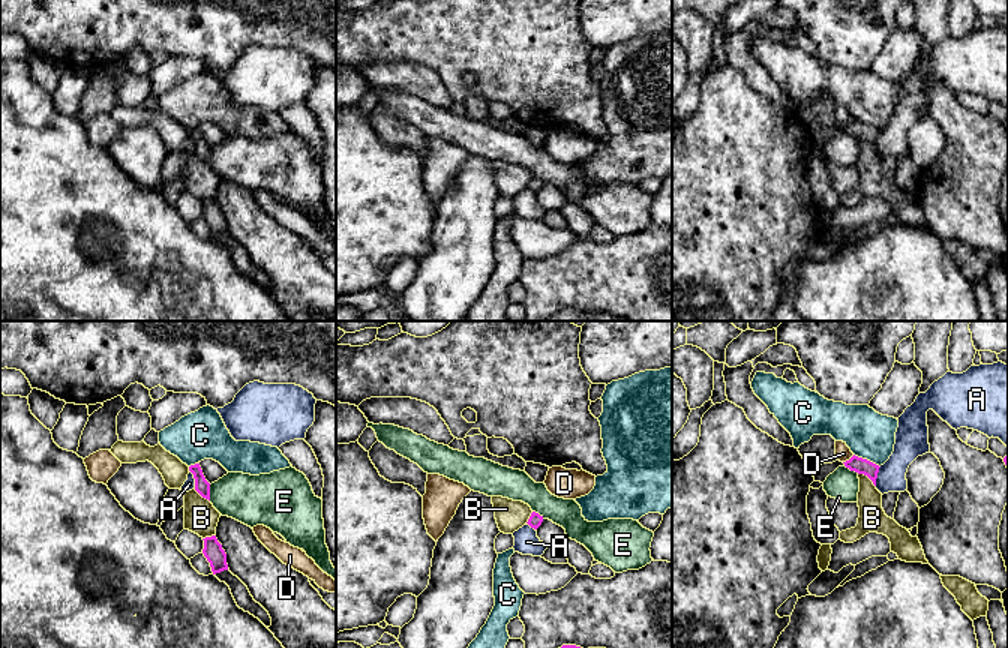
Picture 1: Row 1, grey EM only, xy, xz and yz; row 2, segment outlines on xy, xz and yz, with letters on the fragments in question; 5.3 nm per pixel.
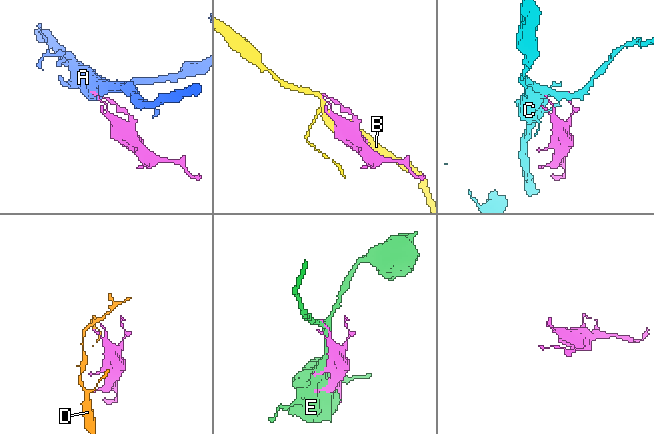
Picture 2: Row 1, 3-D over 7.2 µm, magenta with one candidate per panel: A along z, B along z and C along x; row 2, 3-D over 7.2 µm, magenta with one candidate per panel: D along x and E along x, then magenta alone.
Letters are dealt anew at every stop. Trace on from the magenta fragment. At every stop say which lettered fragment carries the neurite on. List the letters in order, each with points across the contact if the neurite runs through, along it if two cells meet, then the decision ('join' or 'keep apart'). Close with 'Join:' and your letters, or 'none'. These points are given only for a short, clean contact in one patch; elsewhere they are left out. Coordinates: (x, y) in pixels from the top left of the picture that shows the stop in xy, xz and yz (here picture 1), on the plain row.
A: keep apart
B: keep apart
C: keep apart
D: keep apart
E: keep apart
Join: none

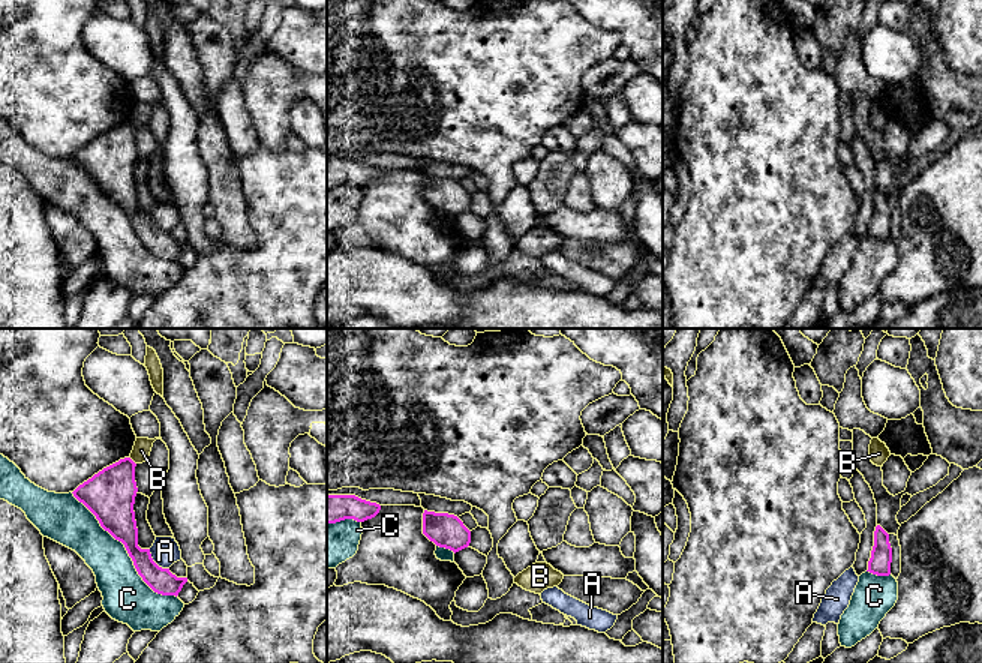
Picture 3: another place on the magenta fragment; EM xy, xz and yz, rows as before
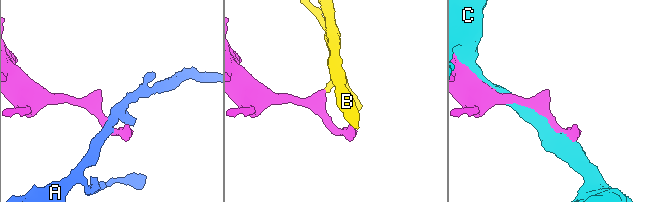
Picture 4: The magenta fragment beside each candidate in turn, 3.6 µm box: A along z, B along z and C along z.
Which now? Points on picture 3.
A: border xy (149, 213), (153, 224), (168, 233); keep apart
B: border xy (129, 120), (135, 128); keep apart
C: keep apart
Join: none

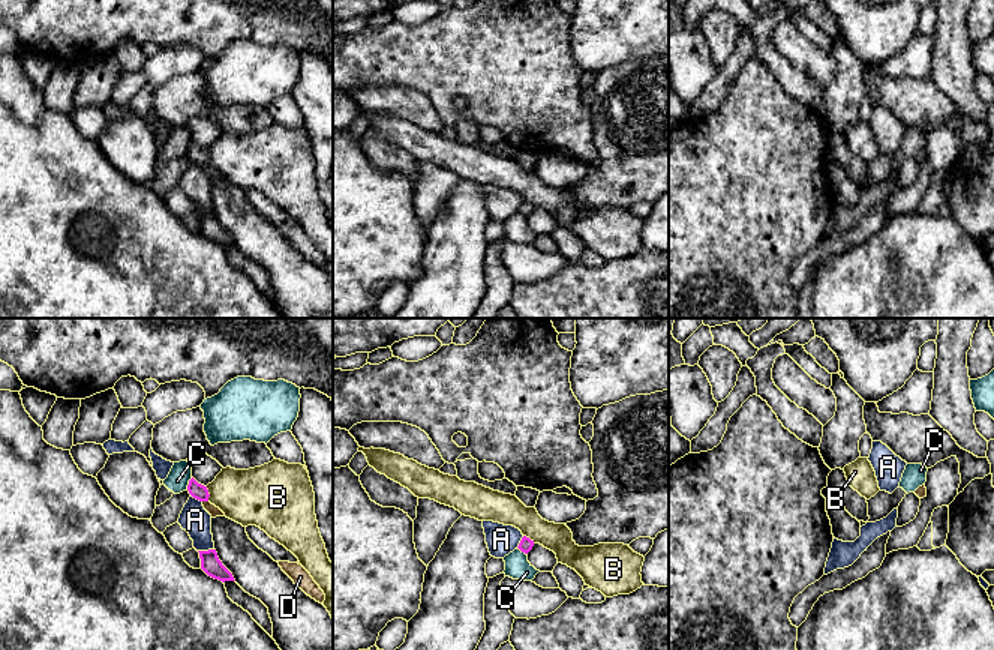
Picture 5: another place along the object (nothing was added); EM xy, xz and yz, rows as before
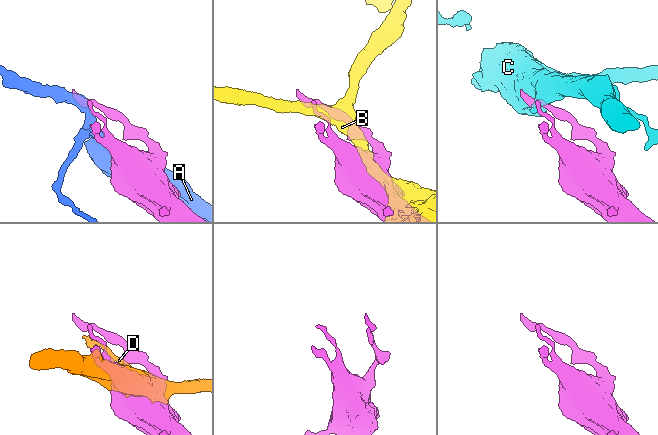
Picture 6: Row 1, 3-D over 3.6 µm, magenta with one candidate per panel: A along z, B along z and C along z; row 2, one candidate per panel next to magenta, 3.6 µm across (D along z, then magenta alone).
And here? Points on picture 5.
A: keep apart
B: keep apart
C: keep apart
D: keep apart
Join: none

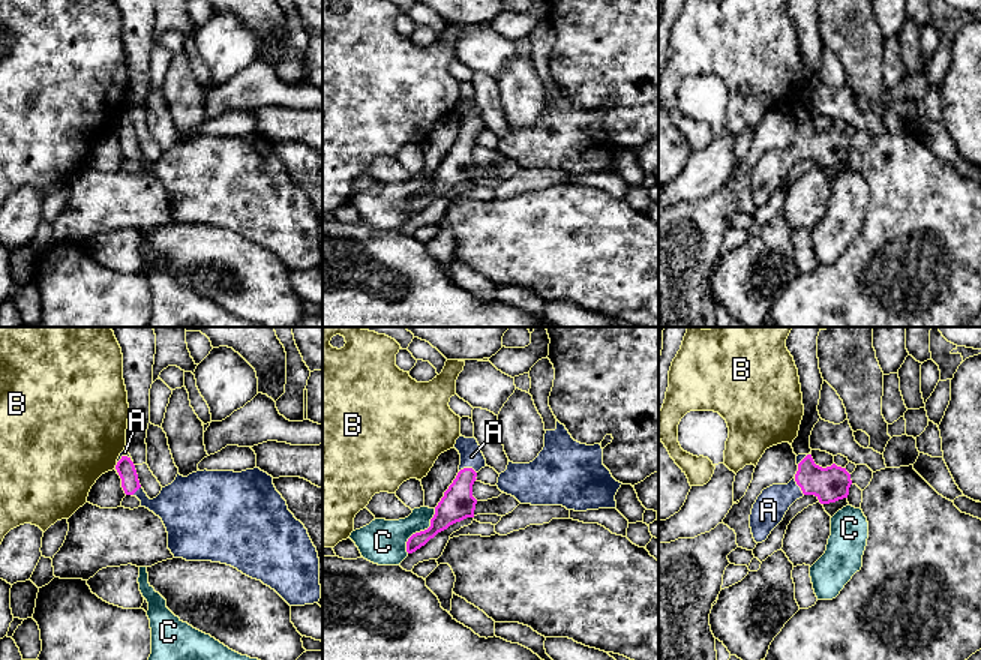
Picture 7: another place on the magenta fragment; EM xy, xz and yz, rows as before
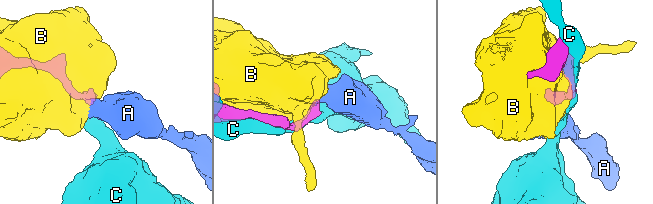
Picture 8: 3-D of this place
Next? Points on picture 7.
A: way xz (458, 167), (468, 132), (471, 120); join
B: keep apart
C: keep apart
Join: A

